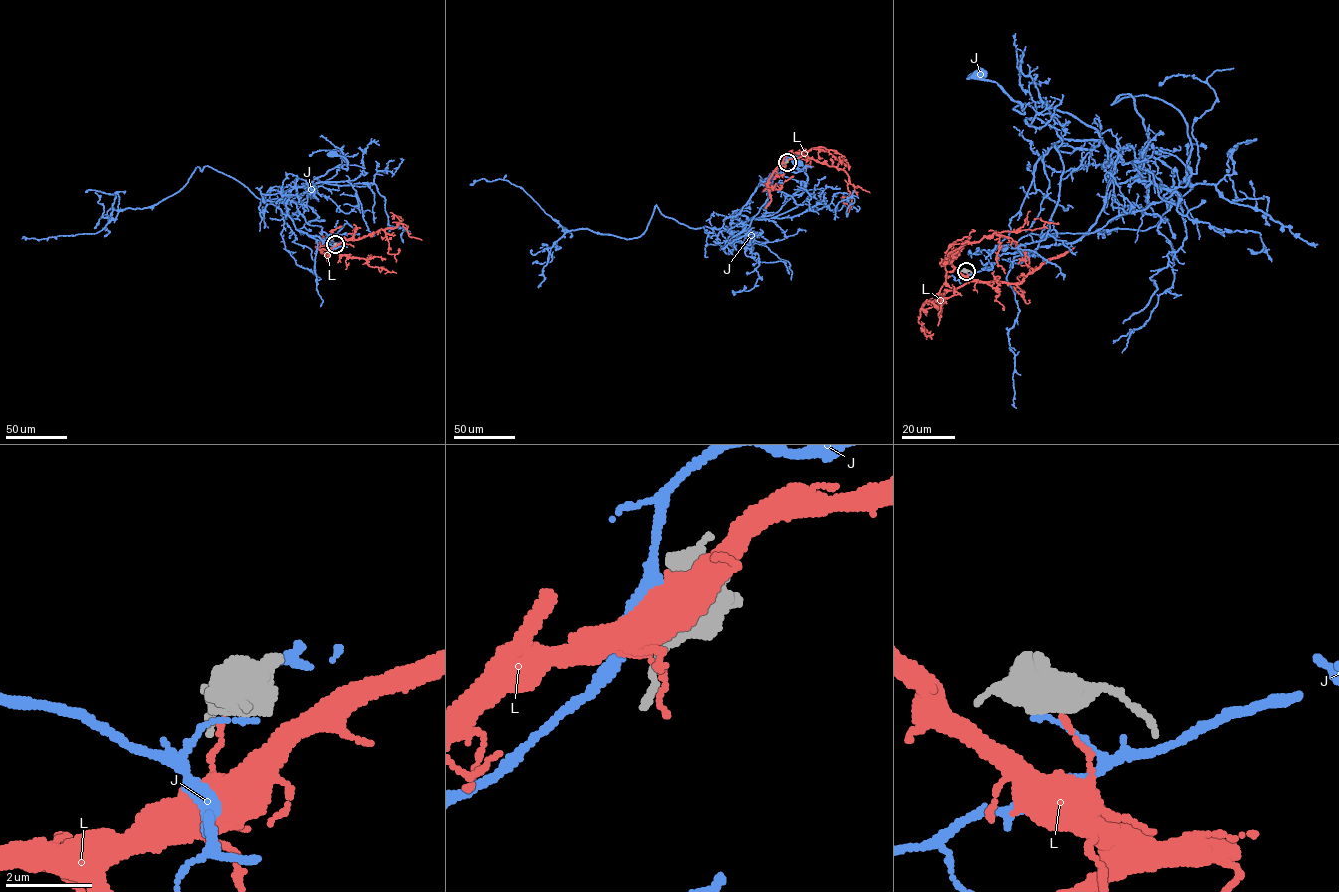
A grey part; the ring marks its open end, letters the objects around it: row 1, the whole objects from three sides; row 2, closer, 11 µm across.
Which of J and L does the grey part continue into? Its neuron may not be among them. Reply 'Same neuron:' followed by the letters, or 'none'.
Same neuron: none

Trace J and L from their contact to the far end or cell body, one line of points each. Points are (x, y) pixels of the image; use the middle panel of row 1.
J: (786, 161), (757, 187), (735, 217), (744, 222), (776, 212), (802, 181), (806, 186), (804, 167), (796, 164)
L: (786, 162), (806, 155), (843, 169), (849, 179), (850, 206), (841, 200)

